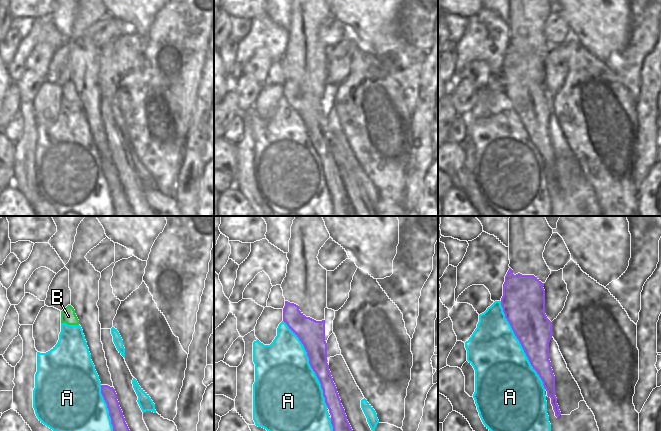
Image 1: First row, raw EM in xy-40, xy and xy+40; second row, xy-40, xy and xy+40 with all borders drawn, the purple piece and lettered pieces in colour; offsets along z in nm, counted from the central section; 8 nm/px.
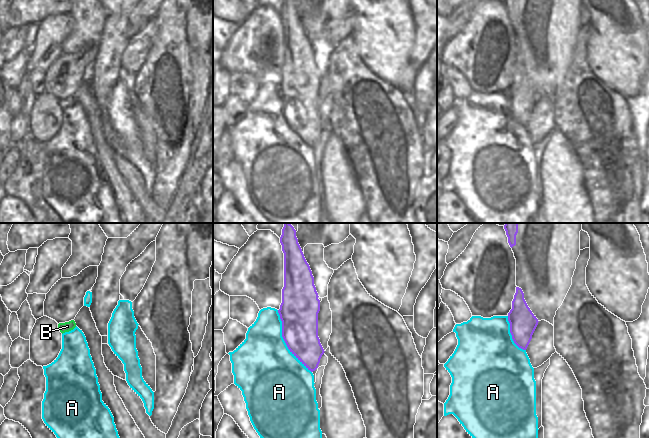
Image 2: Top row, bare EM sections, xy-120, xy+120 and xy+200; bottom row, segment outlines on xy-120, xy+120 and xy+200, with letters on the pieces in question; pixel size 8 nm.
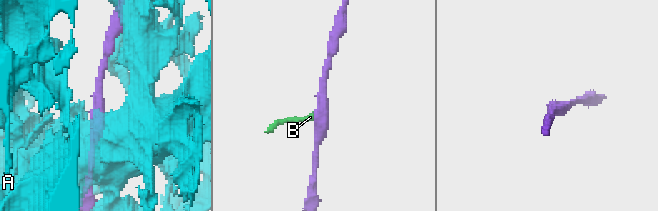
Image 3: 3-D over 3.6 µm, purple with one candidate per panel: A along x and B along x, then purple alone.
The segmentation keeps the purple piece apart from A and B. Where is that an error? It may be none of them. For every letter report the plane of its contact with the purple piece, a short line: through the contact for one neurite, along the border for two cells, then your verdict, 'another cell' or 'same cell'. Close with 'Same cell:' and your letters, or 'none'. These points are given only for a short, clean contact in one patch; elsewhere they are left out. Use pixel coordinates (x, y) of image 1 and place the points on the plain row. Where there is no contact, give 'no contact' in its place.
A: contact in xy; another cell
B: no contact; another cell
Same cell: none

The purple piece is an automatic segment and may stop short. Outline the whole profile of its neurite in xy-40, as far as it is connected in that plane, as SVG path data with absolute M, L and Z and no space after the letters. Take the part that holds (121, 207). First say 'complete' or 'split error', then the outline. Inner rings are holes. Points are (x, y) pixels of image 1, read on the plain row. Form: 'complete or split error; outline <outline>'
complete; outline M101 161L101 170L109 186L115 216L133 216L131 208L125 198L123 188L119 182L115 165L108 161Z

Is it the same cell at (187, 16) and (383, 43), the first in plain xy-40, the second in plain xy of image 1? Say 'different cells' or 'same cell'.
different cells

